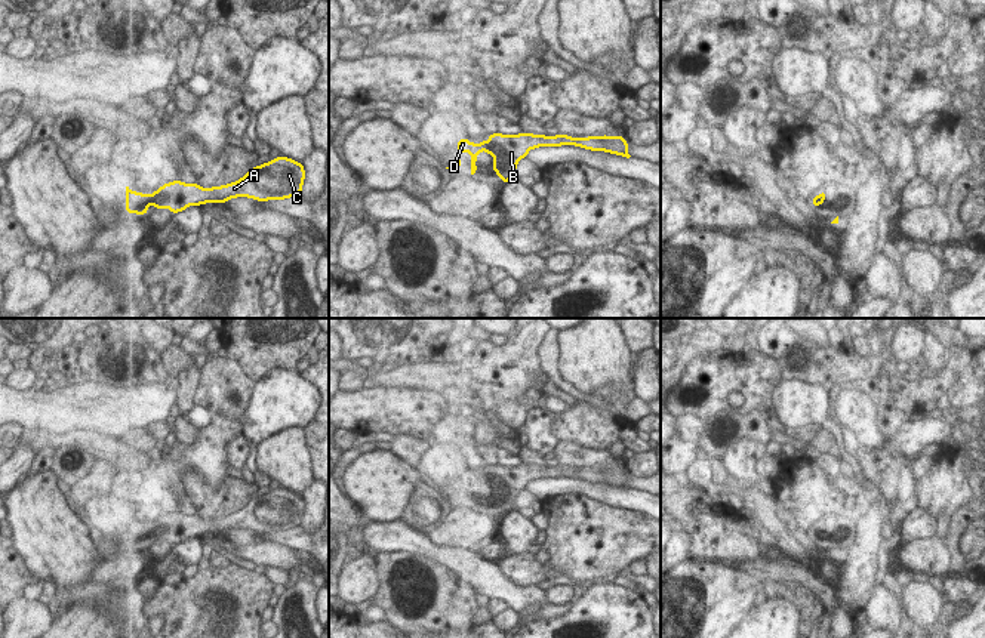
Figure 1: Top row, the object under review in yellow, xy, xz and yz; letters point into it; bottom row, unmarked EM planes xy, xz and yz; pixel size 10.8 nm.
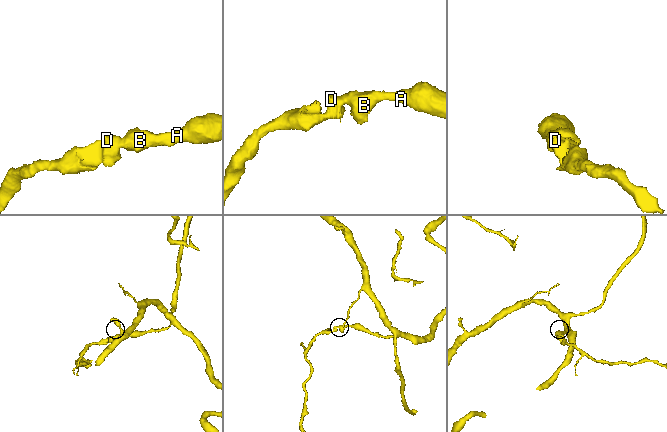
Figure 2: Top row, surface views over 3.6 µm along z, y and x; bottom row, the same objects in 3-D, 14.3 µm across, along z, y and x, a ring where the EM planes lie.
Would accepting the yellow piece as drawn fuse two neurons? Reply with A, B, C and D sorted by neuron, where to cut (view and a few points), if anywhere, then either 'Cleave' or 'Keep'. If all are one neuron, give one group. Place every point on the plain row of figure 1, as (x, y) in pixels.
Groups: A B C D. No split. Keep

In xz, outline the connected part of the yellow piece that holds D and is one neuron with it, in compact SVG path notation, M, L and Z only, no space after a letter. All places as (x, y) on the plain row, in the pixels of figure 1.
M501 463L489 466L487 472L480 475L470 474L467 469L459 471L456 481L458 484L468 484L471 487L471 506L478 500L475 497L477 487L486 483L493 488L492 500L502 511L502 514L510 514L517 511L517 496L521 490L526 490L530 481L539 478L563 478L573 477L590 483L603 483L615 487L622 487L630 490L628 474L622 466L607 468L582 468L572 469L569 466L558 465L555 468L533 466L533 465L518 465L518 466L502 466Z

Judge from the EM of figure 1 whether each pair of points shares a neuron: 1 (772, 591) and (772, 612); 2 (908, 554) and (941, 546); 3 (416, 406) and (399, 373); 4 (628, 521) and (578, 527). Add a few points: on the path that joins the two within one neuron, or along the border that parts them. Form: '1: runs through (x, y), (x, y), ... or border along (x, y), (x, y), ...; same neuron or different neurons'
1: border along (768, 597), (784, 597), (806, 607); different neurons
2: runs through (916, 548), (933, 545); same neuron
3: border along (375, 384), (440, 391); different neurons
4: runs through (616, 526), (590, 526); same neuron

